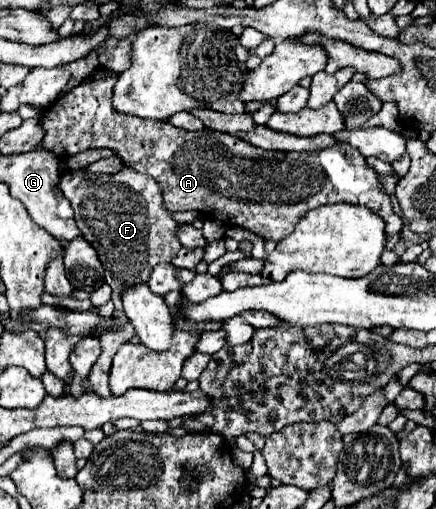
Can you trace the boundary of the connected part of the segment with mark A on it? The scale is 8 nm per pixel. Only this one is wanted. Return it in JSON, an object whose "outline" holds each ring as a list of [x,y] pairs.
{"outline":[[[97,68],[89,78],[85,78],[77,88],[71,90],[71,96],[61,96],[47,110],[43,110],[41,124],[45,130],[45,138],[41,146],[49,148],[51,152],[57,152],[57,156],[73,156],[89,148],[111,148],[117,156],[123,158],[125,166],[131,166],[137,172],[149,174],[157,180],[157,184],[163,188],[165,206],[171,212],[197,210],[205,216],[213,214],[217,216],[217,220],[225,222],[225,226],[239,226],[273,242],[279,242],[285,236],[289,236],[297,226],[297,220],[301,220],[305,212],[315,210],[321,204],[337,204],[337,202],[365,206],[385,220],[387,234],[401,232],[403,222],[393,212],[391,200],[379,180],[377,170],[367,164],[353,164],[351,158],[347,158],[347,154],[341,152],[337,146],[325,148],[319,152],[263,150],[237,136],[229,136],[213,130],[189,132],[161,120],[129,116],[113,108],[113,88],[117,78],[119,78],[117,72]]]}

